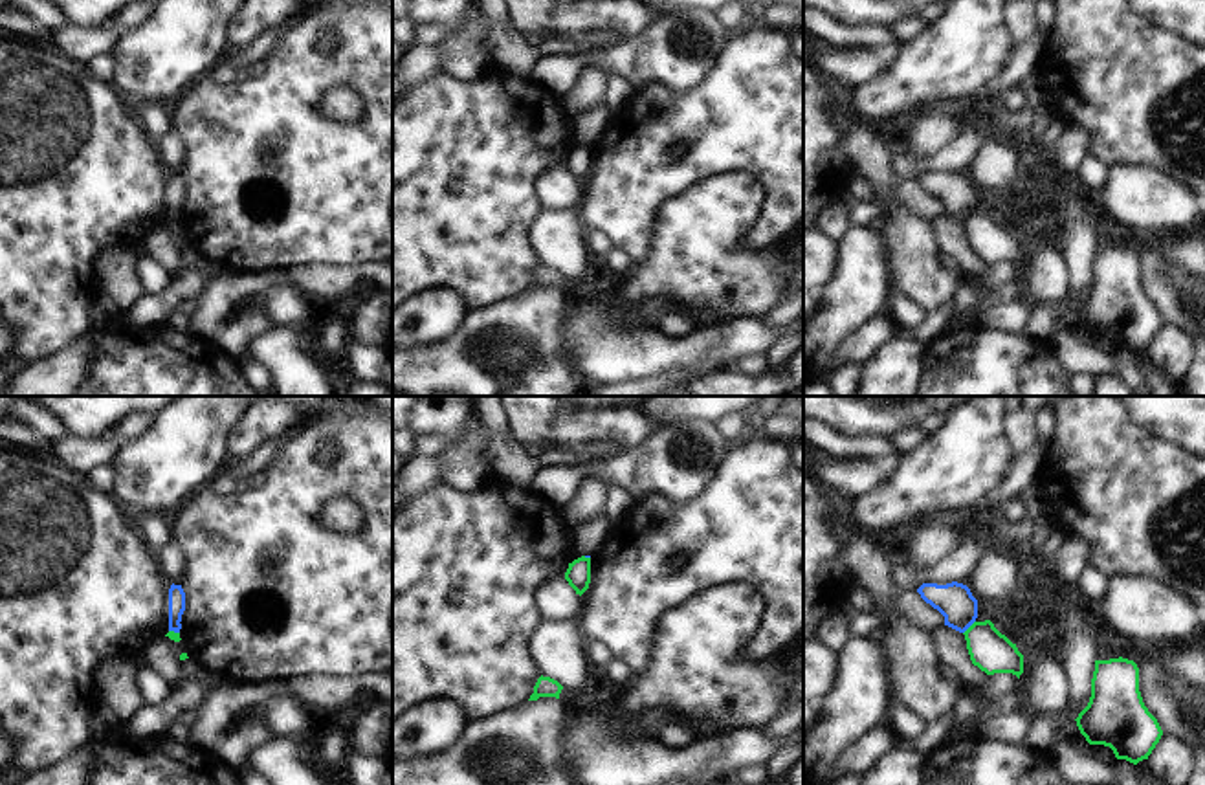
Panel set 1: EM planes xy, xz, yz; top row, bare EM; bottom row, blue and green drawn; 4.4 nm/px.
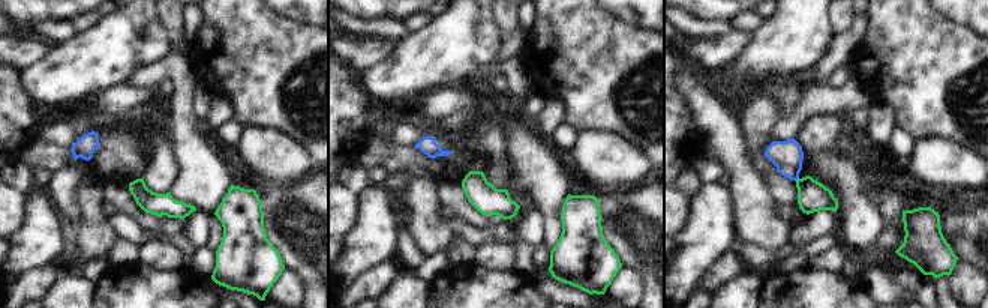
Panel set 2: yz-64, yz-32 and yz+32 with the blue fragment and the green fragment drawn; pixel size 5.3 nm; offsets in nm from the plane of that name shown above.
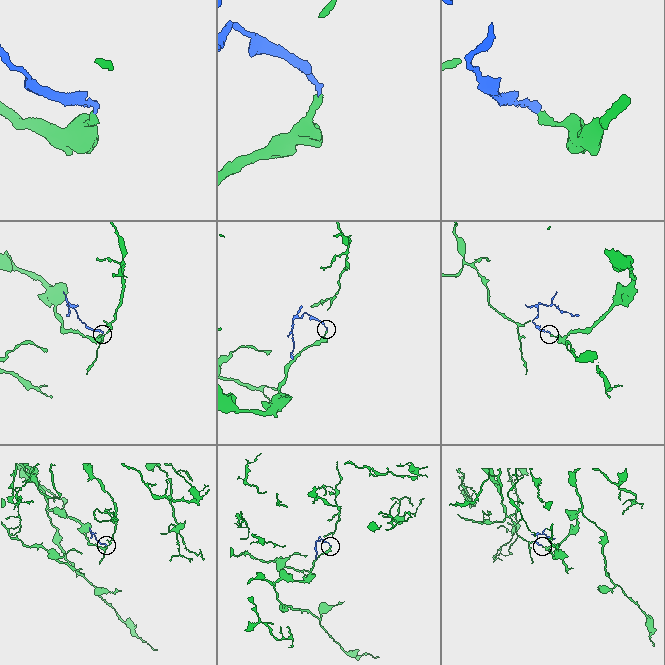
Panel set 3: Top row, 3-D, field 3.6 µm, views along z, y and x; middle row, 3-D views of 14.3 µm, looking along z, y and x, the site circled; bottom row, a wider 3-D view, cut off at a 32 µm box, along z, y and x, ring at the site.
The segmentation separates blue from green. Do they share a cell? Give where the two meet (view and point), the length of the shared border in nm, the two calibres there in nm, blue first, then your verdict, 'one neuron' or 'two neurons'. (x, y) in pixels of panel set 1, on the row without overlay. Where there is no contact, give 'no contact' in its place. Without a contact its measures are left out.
yz (969, 215) | 80 nm | 160/180 nm | two neurons

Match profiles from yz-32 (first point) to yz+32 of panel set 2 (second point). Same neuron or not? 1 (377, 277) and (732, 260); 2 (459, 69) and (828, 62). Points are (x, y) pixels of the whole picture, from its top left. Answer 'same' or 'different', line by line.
1: same
2: different

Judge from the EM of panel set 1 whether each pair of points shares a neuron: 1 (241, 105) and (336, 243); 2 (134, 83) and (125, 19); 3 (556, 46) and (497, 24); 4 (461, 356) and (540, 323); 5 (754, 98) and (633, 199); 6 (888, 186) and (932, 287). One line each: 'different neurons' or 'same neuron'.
1: same neuron
2: different neurons
3: same neuron
4: same neuron
5: same neuron
6: same neuron

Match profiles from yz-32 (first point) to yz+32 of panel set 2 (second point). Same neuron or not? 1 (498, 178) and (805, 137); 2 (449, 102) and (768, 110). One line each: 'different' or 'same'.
1: same
2: same

